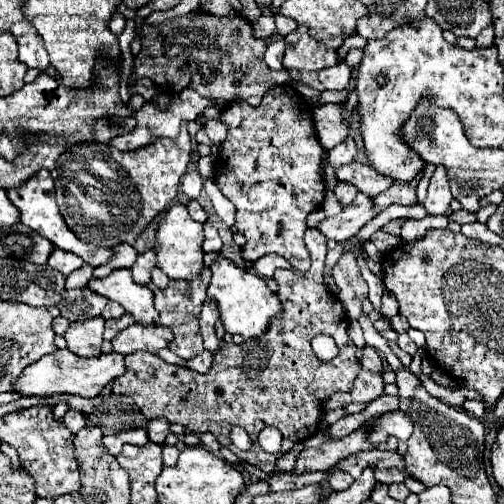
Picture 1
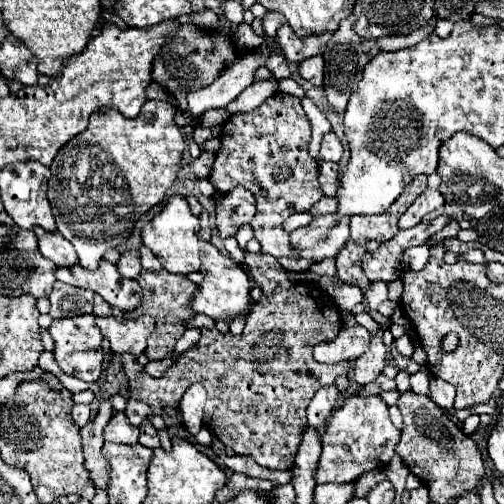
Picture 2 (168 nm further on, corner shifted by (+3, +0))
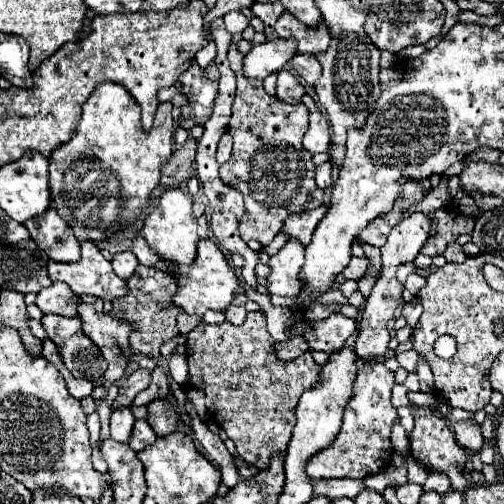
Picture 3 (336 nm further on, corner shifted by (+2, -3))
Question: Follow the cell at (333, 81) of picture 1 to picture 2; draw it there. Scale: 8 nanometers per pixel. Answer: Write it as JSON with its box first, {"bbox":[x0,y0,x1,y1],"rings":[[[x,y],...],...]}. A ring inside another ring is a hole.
{"bbox":[298,56,324,86],"rings":[[[322,56],[306,58],[298,64],[298,68],[300,68],[300,76],[304,80],[308,80],[314,86],[322,86],[322,68],[324,68],[324,58]]]}

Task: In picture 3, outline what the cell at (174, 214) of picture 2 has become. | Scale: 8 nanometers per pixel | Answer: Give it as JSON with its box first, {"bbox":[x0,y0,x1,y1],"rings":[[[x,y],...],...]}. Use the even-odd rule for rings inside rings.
{"bbox":[141,189,197,265],"rings":[[[169,189],[163,193],[159,205],[149,213],[145,219],[145,225],[141,229],[141,235],[149,243],[149,247],[163,257],[165,261],[177,263],[177,265],[189,265],[195,261],[197,255],[197,219],[191,211],[191,197],[183,189]]]}

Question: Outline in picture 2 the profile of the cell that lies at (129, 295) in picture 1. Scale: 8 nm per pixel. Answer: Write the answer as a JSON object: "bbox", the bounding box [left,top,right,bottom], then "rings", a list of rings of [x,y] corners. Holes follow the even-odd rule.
{"bbox":[56,260,142,312],"rings":[[[102,260],[100,268],[94,272],[82,268],[80,264],[74,264],[70,268],[56,268],[56,278],[66,284],[88,288],[100,294],[110,306],[116,306],[124,312],[134,310],[142,296],[142,288],[138,286],[138,282],[122,278],[116,266],[108,260]]]}

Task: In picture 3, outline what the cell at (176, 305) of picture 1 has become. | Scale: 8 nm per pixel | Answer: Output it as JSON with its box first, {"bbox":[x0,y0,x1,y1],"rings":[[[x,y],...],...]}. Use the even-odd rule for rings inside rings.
{"bbox":[111,265,183,359],"rings":[[[139,265],[135,269],[135,273],[131,275],[131,279],[127,279],[127,287],[129,287],[129,295],[119,299],[119,301],[113,301],[111,313],[117,319],[133,321],[137,325],[135,337],[131,337],[133,349],[137,353],[143,353],[143,355],[147,355],[151,359],[159,359],[161,357],[161,345],[179,335],[175,319],[183,311],[171,301],[173,295],[177,293],[177,281],[169,273],[163,273],[163,271],[155,269],[155,267]]]}

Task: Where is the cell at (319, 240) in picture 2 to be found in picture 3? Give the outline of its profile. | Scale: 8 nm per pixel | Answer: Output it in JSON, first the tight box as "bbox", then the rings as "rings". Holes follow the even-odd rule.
{"bbox":[269,239,305,297],"rings":[[[289,239],[285,247],[271,257],[269,267],[271,275],[269,281],[269,293],[279,297],[297,297],[299,289],[305,285],[299,277],[303,261],[305,261],[305,247],[297,239]]]}

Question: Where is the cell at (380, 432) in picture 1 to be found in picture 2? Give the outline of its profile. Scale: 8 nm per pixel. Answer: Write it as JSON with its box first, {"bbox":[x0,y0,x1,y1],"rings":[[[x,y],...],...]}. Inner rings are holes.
{"bbox":[314,396,400,484],"rings":[[[350,396],[332,414],[324,436],[322,436],[322,456],[314,472],[318,484],[326,482],[354,482],[364,472],[388,466],[394,456],[400,432],[394,428],[388,416],[388,406],[380,396]]]}

